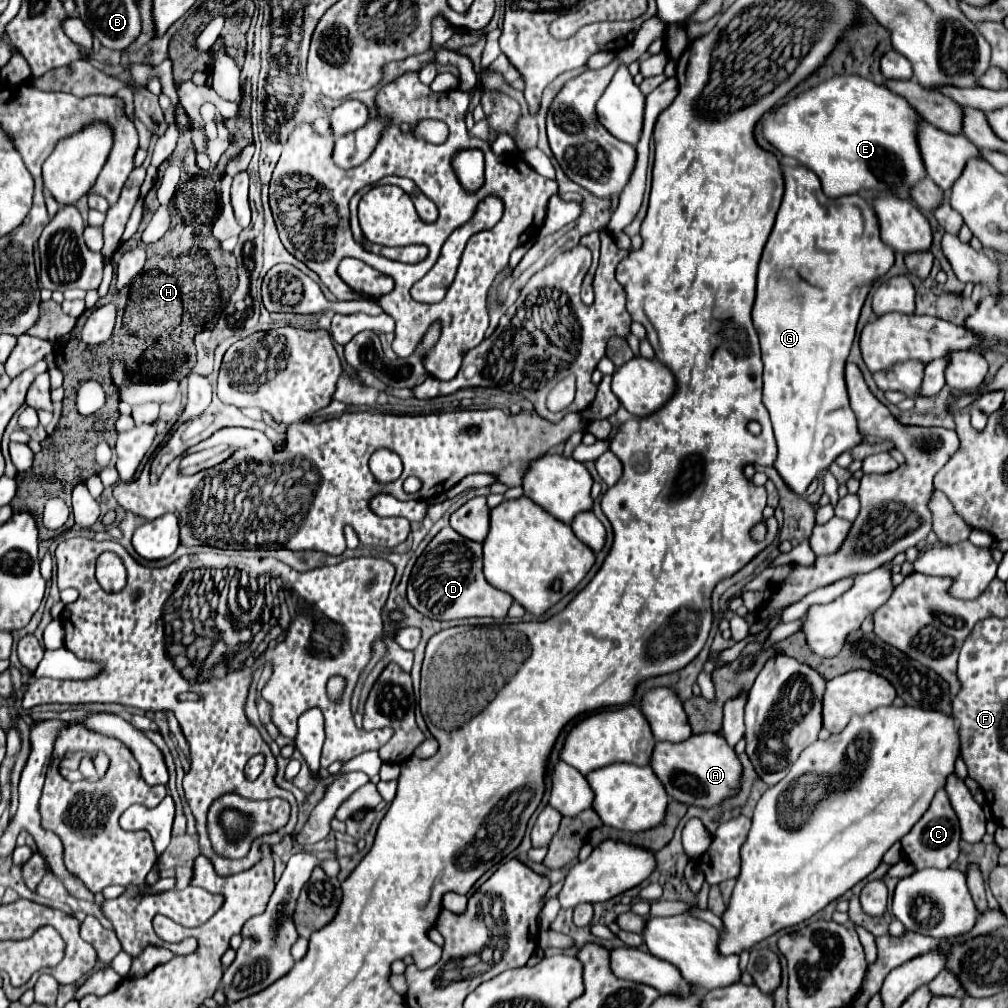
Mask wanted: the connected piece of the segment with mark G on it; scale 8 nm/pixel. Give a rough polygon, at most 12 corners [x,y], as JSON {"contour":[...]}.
{"contour":[[809,168],[751,316],[773,466],[797,496],[863,442],[843,368],[893,266],[873,208]]}

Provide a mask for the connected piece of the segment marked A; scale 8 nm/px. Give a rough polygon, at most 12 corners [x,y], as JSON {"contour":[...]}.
{"contour":[[721,734],[657,742],[665,792],[711,808],[737,792],[741,764]]}

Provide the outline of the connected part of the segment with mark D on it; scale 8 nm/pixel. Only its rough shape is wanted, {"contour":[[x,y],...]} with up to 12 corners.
{"contour":[[443,528],[417,558],[409,604],[433,620],[505,618],[513,598],[481,544]]}

